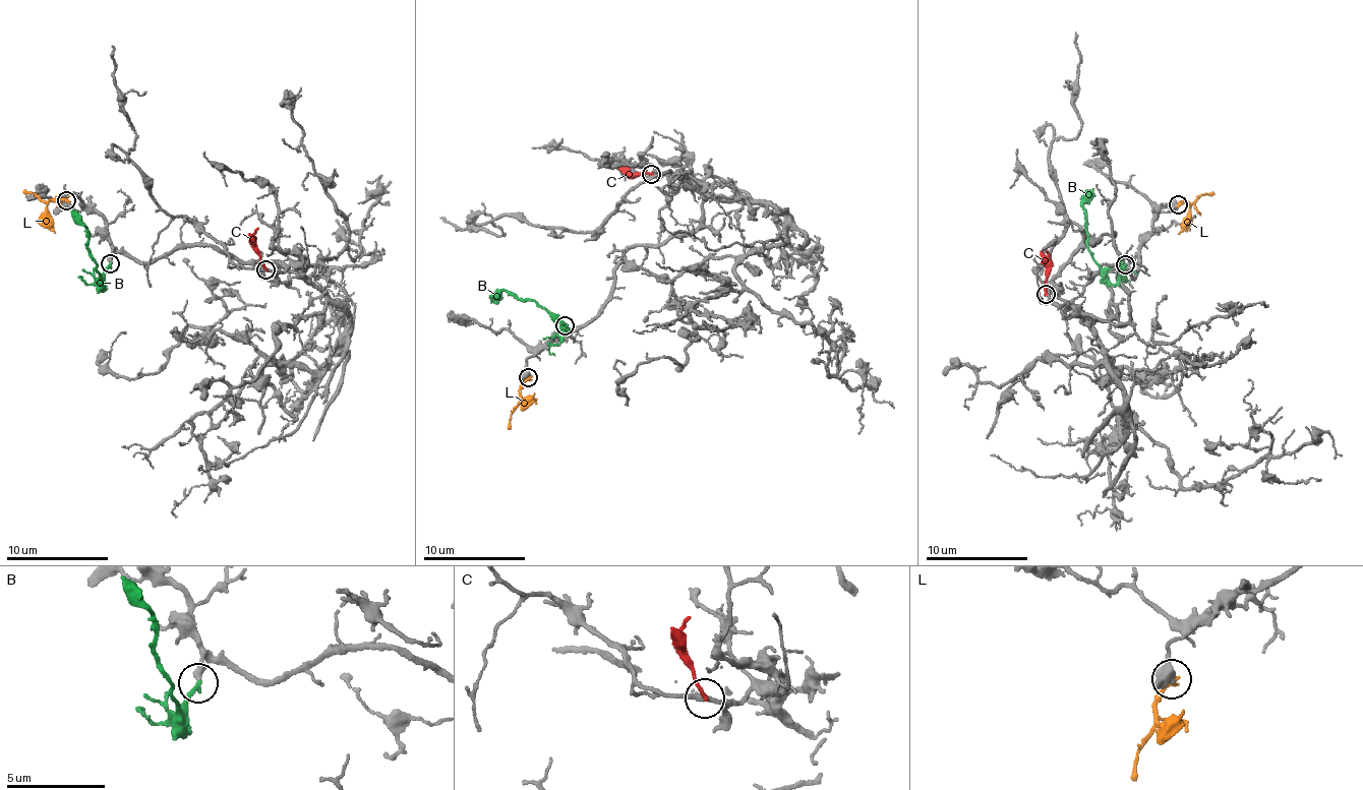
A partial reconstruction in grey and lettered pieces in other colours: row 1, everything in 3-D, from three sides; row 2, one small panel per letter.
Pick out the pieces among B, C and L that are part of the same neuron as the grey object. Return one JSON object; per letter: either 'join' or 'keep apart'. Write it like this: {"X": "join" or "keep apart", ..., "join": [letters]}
{"B": "join", "C": "keep apart", "L": "keep apart", "join": ["B"]}

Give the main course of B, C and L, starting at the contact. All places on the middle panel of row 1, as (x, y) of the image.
B: (565, 326), (539, 304), (505, 291), (491, 302)
C: (652, 174), (632, 173), (626, 166)
L: (529, 377), (511, 414), (510, 429)

